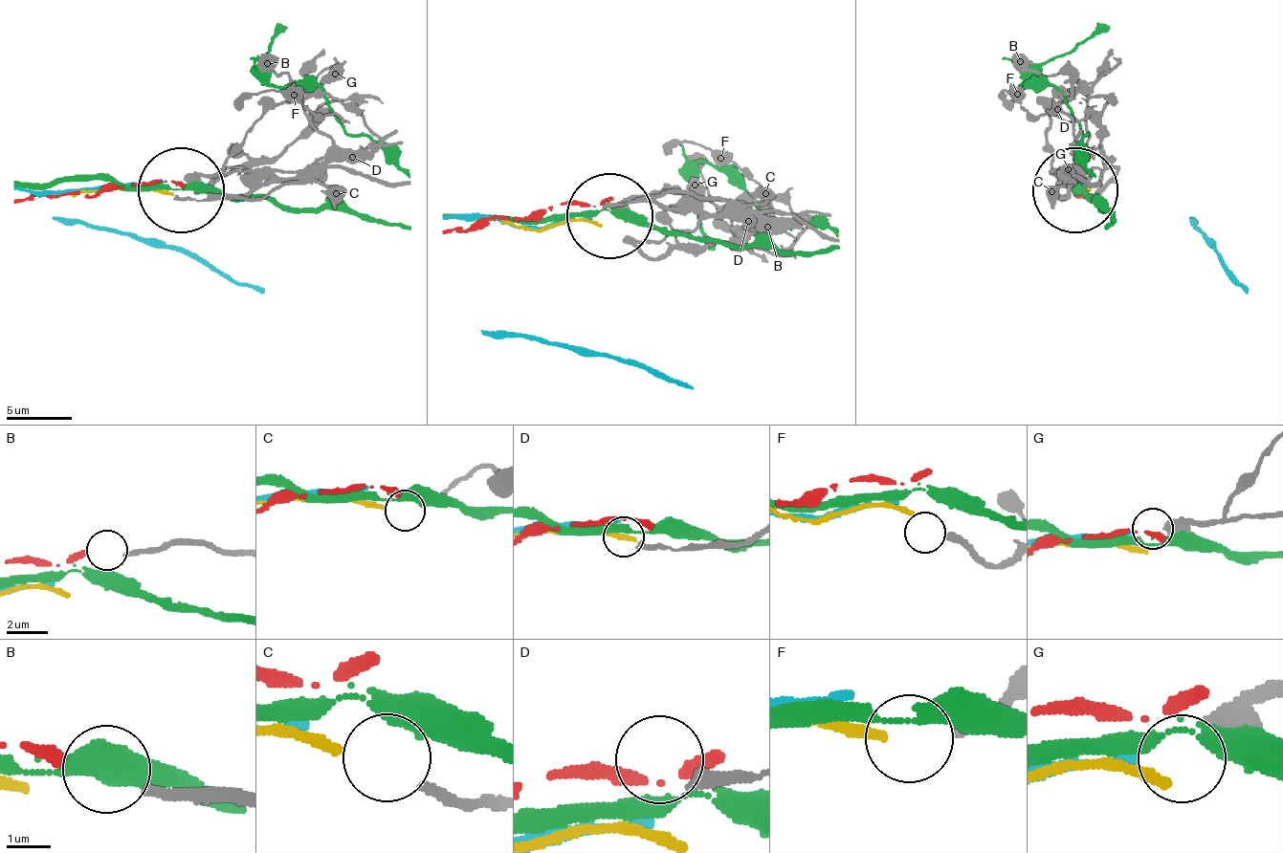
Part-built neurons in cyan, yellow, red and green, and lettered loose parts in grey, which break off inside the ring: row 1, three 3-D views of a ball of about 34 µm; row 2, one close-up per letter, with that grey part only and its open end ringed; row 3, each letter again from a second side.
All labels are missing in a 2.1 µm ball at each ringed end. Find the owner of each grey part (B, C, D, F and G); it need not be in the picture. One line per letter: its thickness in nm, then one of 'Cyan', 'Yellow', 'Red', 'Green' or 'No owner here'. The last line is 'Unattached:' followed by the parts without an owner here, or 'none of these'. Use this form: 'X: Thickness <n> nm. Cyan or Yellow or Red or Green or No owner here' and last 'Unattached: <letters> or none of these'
B: Thickness 240 nm. Red
C: Thickness 200 nm. Yellow
D: Thickness 300 nm. No owner here
F: Thickness 320 nm. No owner here
G: Thickness 400 nm. Cyan
Unattached: D, F

